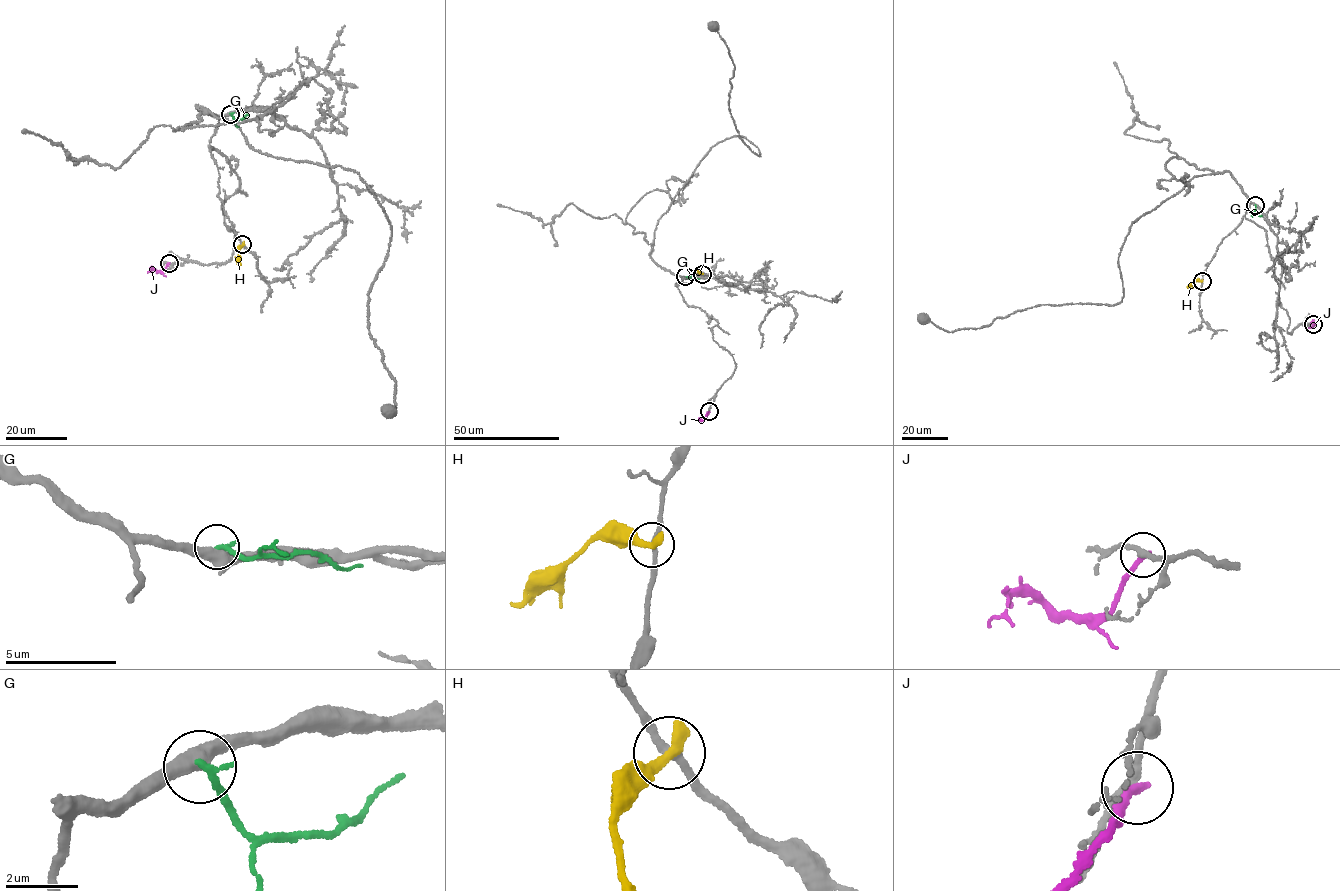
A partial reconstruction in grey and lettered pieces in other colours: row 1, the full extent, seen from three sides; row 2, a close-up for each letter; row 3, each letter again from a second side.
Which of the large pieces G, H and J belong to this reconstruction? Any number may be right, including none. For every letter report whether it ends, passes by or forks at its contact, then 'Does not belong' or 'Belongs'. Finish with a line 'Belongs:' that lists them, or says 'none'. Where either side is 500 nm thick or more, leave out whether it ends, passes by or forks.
G: It ends there. Does not belong
H: It ends there. Does not belong
J: It ends there. Does not belong
Belongs: none

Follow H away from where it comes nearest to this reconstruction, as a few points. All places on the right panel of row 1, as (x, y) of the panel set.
H: (1202, 281), (1195, 281), (1187, 287)

